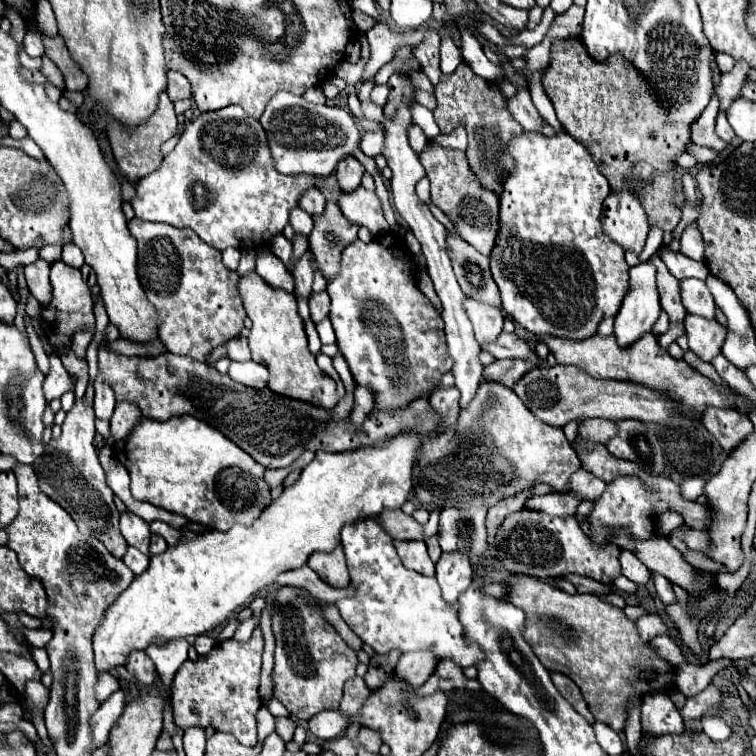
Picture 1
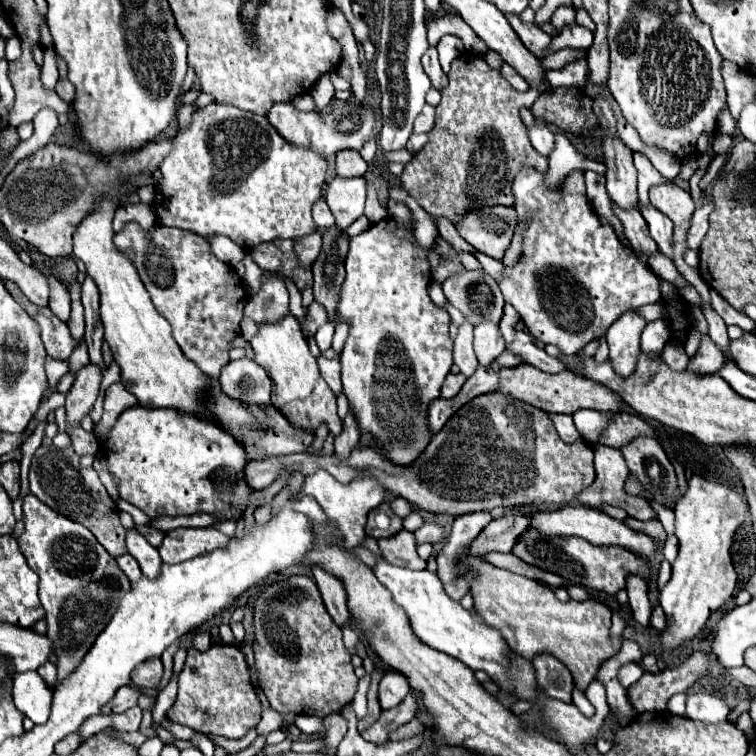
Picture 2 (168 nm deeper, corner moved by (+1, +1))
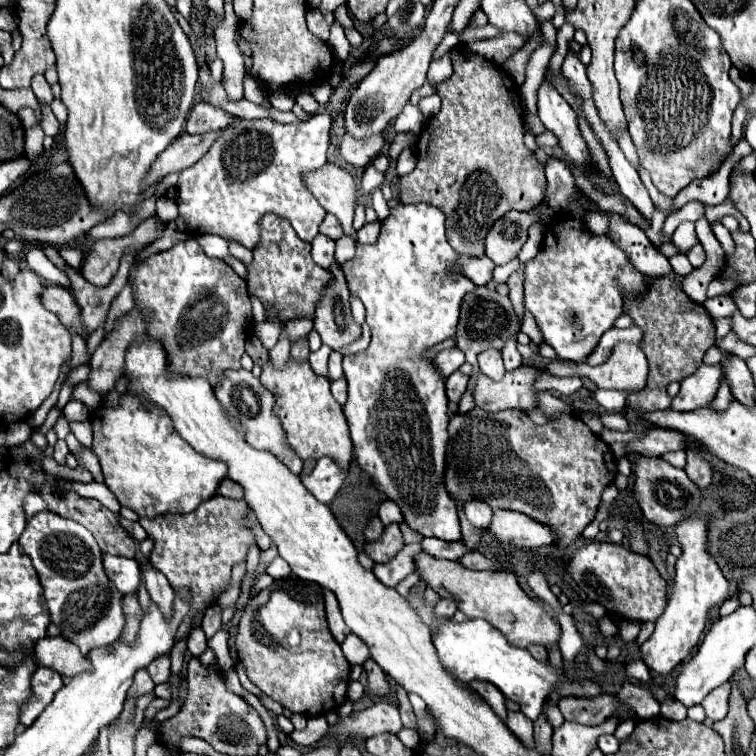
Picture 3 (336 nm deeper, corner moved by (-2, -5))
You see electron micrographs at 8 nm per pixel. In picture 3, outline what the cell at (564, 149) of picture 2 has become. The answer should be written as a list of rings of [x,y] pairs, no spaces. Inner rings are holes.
[[[516,258],[516,260],[512,260],[512,262],[508,262],[508,264],[504,264],[504,266],[496,266],[493,271],[492,280],[485,286],[490,290],[495,291],[496,284],[506,282],[506,280],[510,278],[510,274],[512,274],[516,268],[518,268],[518,258]]]

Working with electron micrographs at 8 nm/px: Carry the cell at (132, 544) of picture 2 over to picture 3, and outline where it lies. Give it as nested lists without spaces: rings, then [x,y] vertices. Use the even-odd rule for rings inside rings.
[[[142,562],[142,572],[144,572],[144,578],[146,578],[146,588],[150,592],[150,598],[152,602],[160,608],[160,612],[164,612],[166,616],[172,614],[172,604],[174,604],[174,590],[172,586],[168,584],[166,576],[162,576],[156,568],[152,568],[148,562]]]

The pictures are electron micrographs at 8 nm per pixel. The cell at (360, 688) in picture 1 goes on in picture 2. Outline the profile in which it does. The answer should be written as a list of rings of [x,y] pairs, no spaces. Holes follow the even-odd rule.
[[[335,712],[335,714],[329,714],[323,722],[325,722],[325,744],[327,744],[325,754],[333,754],[339,742],[343,740],[343,736],[347,734],[347,720],[343,718],[341,712]]]

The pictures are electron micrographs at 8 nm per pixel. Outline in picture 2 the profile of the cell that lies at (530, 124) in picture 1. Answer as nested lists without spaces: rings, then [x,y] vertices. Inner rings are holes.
[[[535,122],[533,126],[527,128],[527,132],[529,132],[529,140],[533,148],[539,154],[549,156],[553,150],[553,132],[549,130],[549,126],[545,126],[545,122]]]

